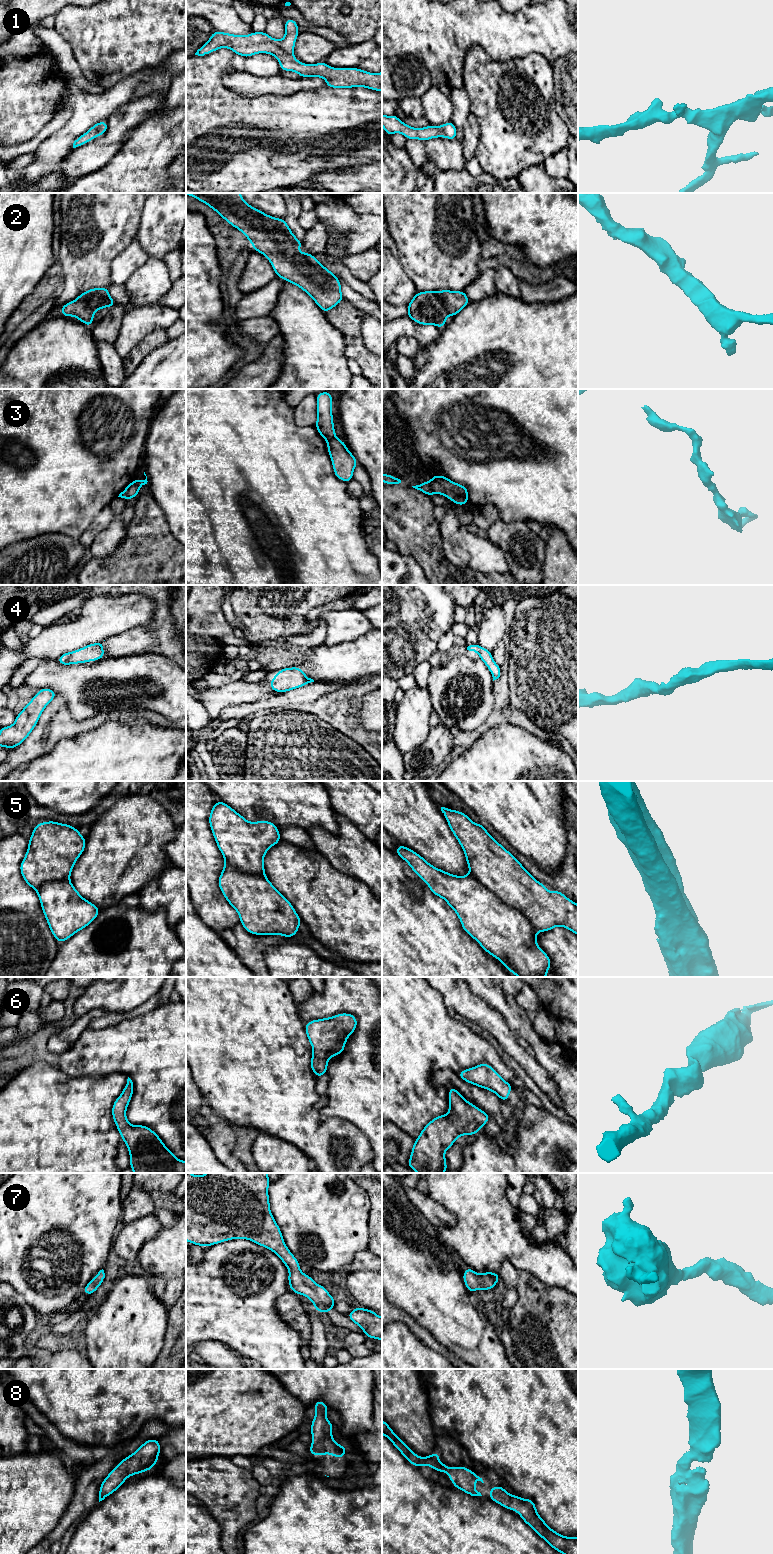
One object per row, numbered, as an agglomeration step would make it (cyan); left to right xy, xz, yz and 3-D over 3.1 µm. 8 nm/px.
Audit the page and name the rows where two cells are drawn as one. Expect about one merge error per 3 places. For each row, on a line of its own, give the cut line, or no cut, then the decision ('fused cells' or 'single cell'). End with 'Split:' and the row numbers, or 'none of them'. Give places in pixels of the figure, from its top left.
1: cut none; single cell
2: cut none; single cell
3: cut yz (429, 481), (434, 492); fused cells
4: cut none; single cell
5: cut yz (471, 874), (504, 902), (517, 909), (538, 930); fused cells
6: cut none; single cell
7: cut none; single cell
8: cut none; single cell
Split: 3, 5

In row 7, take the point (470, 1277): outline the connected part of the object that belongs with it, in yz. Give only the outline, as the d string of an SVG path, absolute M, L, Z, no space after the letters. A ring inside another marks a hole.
M467 1267L463 1272L463 1281L467 1290L471 1293L476 1290L492 1290L500 1280L500 1276L494 1272L477 1274L473 1269Z

